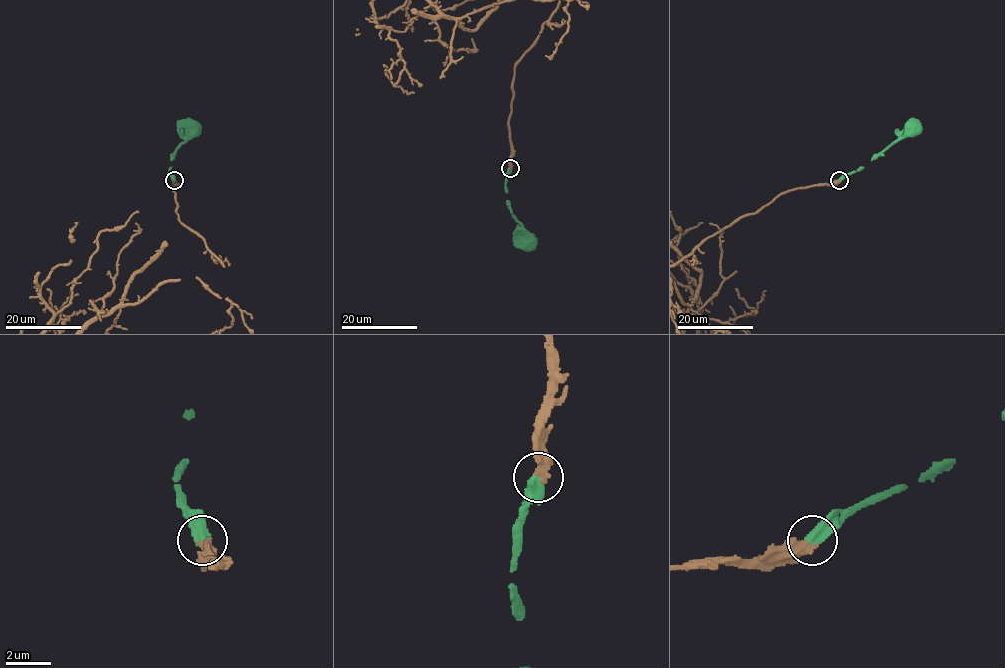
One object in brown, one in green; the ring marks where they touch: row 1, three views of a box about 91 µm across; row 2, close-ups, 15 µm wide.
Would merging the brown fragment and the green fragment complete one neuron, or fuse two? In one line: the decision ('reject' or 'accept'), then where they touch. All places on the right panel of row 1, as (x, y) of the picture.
accept; place (839, 180)

